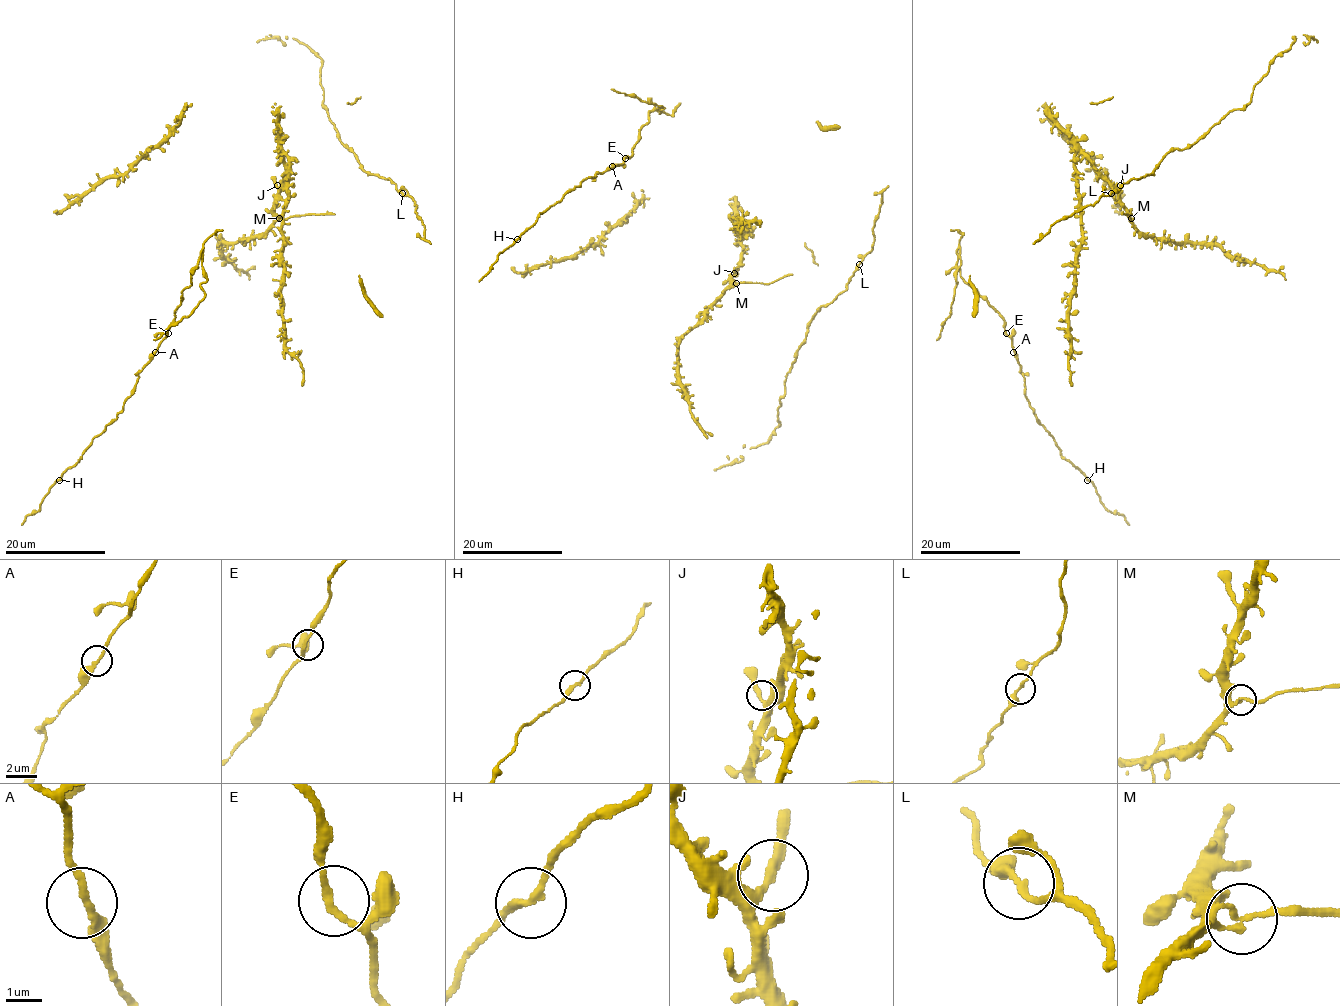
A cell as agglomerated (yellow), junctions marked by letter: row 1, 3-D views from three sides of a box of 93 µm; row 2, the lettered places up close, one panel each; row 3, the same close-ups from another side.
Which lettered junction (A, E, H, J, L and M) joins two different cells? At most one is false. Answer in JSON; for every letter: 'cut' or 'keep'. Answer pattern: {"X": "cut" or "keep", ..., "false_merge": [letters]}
{"A": "keep", "E": "keep", "H": "keep", "J": "keep", "L": "keep", "M": "cut", "false_merge": ["M"]}

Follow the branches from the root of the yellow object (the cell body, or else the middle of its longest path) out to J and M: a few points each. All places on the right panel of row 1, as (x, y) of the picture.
J: (1081, 231), (1081, 199), (1075, 154), (1080, 152), (1105, 178), (1117, 187), (1120, 185)
M: (1081, 231), (1081, 199), (1075, 168), (1078, 152), (1109, 182), (1118, 194), (1119, 204), (1130, 218)

